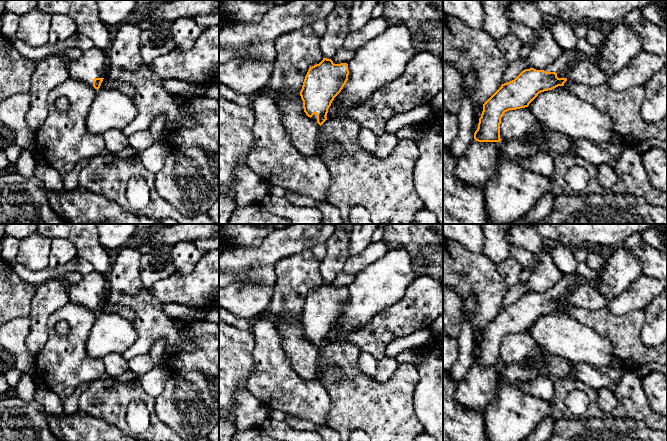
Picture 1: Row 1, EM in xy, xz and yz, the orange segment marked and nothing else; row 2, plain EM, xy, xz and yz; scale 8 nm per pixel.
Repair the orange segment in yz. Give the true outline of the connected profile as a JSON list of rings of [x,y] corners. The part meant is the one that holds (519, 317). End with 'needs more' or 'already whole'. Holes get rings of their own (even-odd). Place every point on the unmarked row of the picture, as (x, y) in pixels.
[[[562,274],[561,279],[544,293],[525,293],[514,304],[504,307],[483,328],[474,363],[500,366],[501,342],[505,336],[528,331],[539,317],[564,310],[572,289],[579,283],[576,274]]]; needs more

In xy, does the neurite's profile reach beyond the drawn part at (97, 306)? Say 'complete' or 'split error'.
split error

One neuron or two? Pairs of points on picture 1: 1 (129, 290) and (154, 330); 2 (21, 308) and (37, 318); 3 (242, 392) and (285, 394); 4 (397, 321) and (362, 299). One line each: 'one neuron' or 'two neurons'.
1: one neuron
2: two neurons
3: two neurons
4: two neurons

